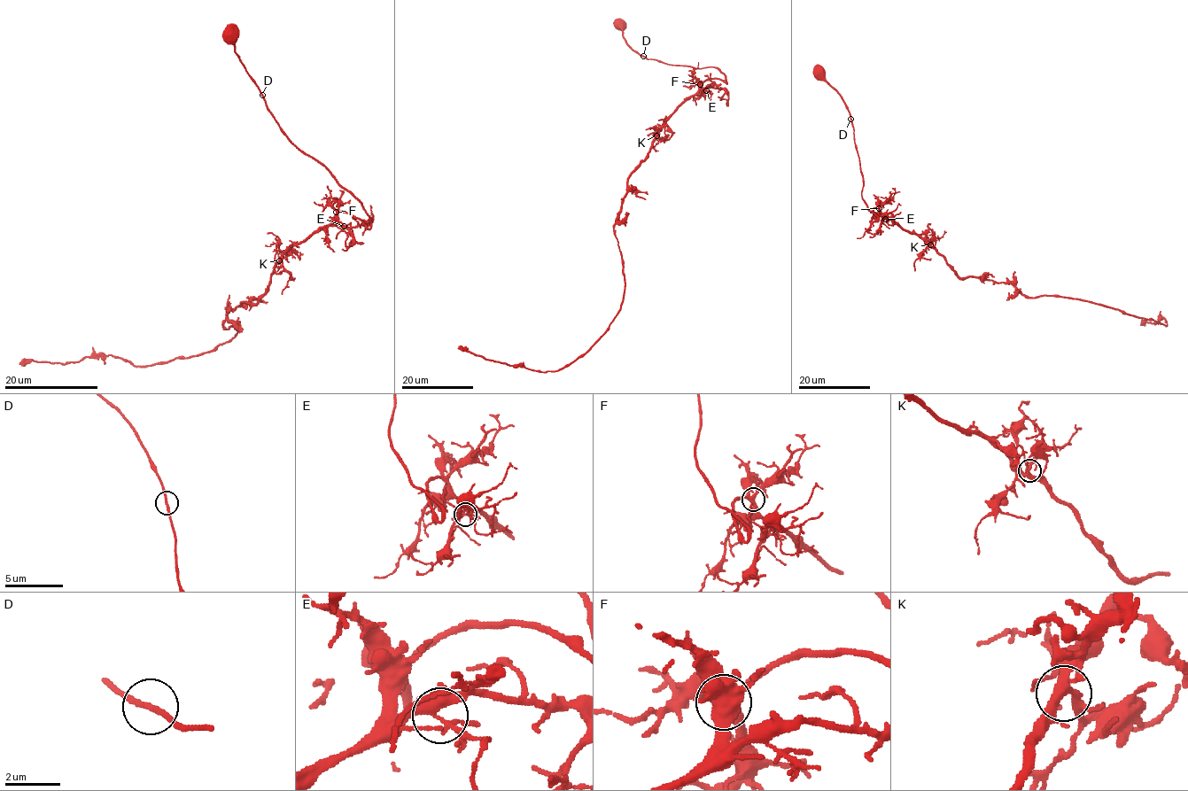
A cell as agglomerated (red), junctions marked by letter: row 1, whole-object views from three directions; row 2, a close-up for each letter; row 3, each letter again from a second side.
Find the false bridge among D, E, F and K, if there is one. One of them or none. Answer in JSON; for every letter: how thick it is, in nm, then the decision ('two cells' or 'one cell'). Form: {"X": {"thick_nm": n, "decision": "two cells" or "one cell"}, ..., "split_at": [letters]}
{"D": {"thick_nm": 200, "decision": "one cell"}, "E": {"thick_nm": 320, "decision": "one cell"}, "F": {"thick_nm": 340, "decision": "one cell"}, "K": {"thick_nm": 280, "decision": "one cell"}, "split_at": []}

